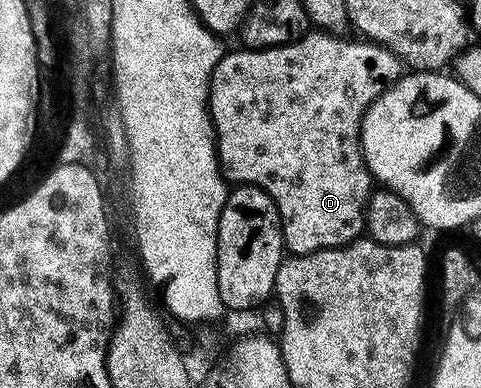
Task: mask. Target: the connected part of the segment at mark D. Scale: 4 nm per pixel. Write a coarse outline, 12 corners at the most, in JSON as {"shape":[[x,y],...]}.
{"shape":[[314,34],[233,58],[223,156],[285,246],[358,235],[369,52]]}

